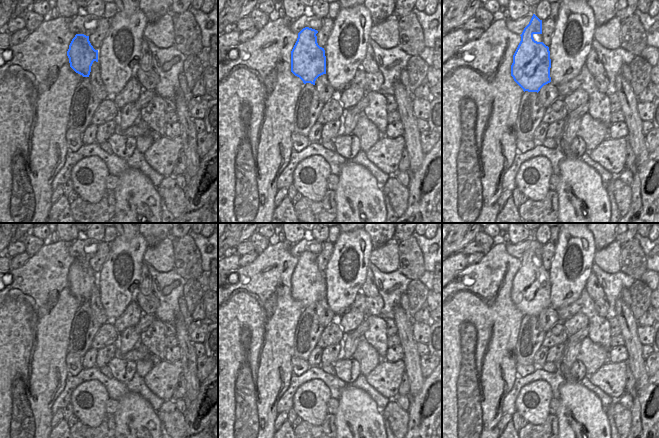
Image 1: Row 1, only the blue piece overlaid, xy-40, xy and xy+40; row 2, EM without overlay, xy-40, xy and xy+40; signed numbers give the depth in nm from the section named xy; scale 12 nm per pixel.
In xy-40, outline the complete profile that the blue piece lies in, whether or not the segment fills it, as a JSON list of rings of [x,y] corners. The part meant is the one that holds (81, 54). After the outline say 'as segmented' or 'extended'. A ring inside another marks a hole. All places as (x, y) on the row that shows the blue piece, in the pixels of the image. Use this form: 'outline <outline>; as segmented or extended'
outline [[[76,34],[67,51],[70,67],[83,77],[89,77],[94,61],[98,62],[98,50],[89,41],[89,36]]]; as segmented

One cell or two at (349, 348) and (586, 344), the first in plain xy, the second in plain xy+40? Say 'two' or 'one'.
two

